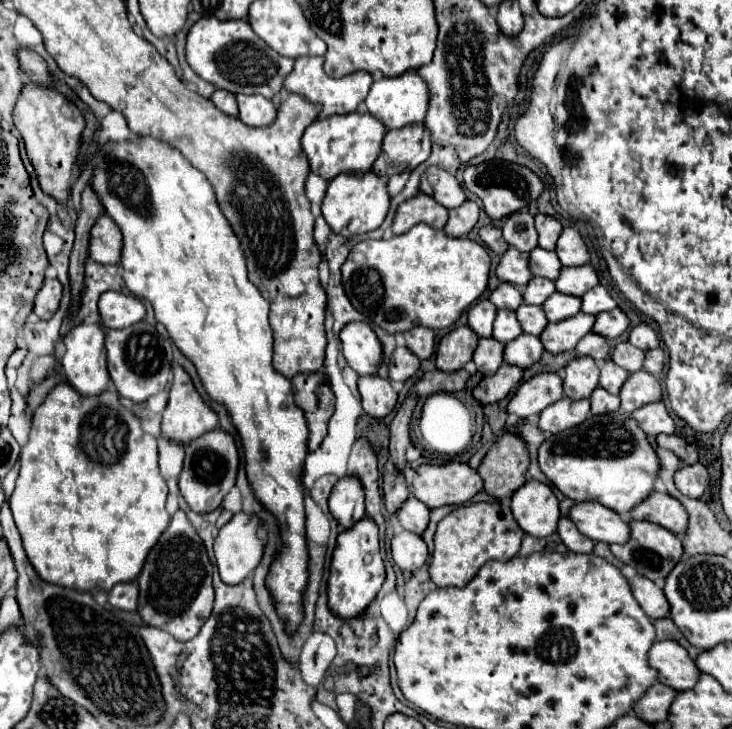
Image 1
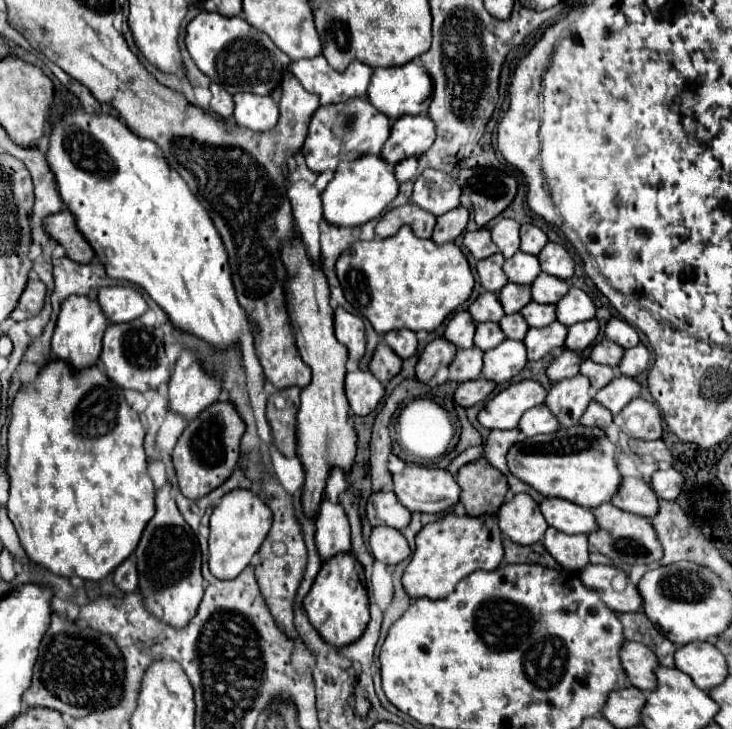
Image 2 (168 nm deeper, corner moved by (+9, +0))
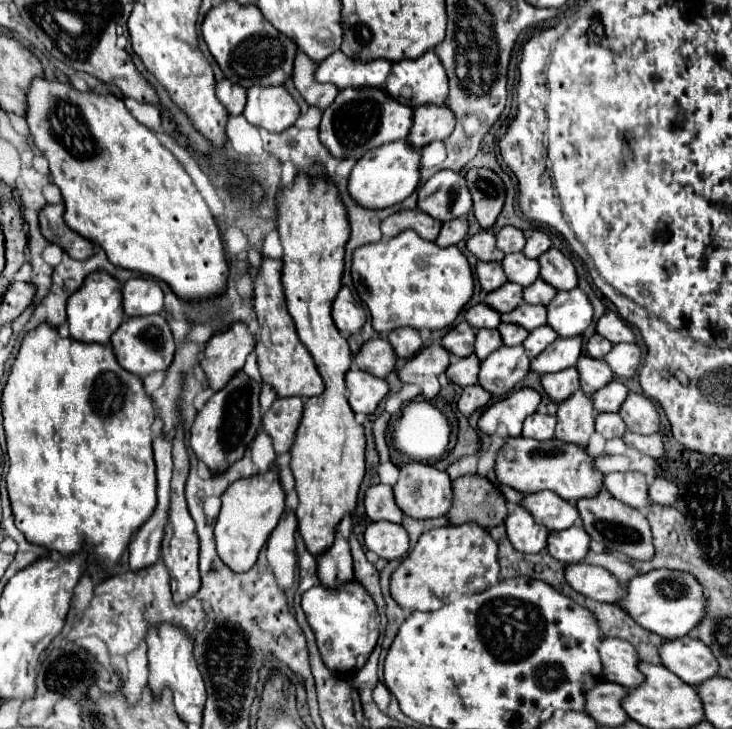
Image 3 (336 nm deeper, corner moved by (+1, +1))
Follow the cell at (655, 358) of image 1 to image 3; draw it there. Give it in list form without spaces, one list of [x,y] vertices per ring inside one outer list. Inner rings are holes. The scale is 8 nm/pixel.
[[[617,343],[605,357],[607,365],[617,377],[633,377],[641,365],[641,351],[637,343]]]

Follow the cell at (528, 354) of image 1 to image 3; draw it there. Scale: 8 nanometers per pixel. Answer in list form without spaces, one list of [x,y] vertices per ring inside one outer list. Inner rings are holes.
[[[501,347],[491,353],[479,371],[479,385],[491,395],[507,395],[529,373],[529,357],[523,347]]]

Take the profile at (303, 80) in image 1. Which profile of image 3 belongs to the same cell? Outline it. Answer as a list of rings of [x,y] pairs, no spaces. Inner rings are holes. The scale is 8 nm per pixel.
[[[343,51],[329,55],[319,63],[315,79],[319,83],[335,83],[339,89],[345,87],[385,87],[385,79],[391,73],[391,61],[359,61],[347,57]]]

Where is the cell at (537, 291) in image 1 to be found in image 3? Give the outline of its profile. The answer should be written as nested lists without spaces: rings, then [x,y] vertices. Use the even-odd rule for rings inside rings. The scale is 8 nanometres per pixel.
[[[505,283],[497,291],[491,291],[483,297],[483,303],[499,313],[509,313],[515,309],[523,299],[523,287],[515,283]]]

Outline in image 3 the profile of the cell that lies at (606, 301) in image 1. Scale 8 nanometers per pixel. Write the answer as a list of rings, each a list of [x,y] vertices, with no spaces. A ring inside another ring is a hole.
[[[579,287],[571,291],[559,291],[547,305],[547,325],[555,329],[561,339],[581,335],[591,321],[593,307]]]

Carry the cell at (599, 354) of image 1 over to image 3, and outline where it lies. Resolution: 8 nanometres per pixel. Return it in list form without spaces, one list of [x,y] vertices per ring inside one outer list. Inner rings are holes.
[[[569,367],[569,369],[563,369],[559,373],[543,375],[541,385],[543,385],[543,391],[549,397],[549,401],[559,405],[565,397],[571,397],[571,393],[575,393],[579,389],[577,369]]]

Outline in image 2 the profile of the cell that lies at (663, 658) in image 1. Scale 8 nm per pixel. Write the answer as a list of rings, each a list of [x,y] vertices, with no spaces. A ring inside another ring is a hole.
[[[627,642],[621,650],[621,662],[629,682],[635,688],[643,692],[655,690],[655,670],[659,668],[659,662],[655,662],[655,654],[651,654],[647,646],[641,646],[639,642]]]

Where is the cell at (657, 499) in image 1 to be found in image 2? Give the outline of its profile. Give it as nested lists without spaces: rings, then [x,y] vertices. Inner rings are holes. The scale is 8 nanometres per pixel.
[[[623,478],[621,488],[611,504],[645,518],[655,518],[655,514],[659,512],[659,496],[651,490],[651,484],[637,478]]]

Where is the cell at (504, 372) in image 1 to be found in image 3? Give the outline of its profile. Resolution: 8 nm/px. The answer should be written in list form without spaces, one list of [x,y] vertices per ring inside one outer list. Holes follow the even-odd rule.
[[[479,385],[465,387],[463,393],[461,393],[461,397],[459,397],[459,401],[457,401],[457,409],[459,409],[465,417],[469,417],[469,415],[475,413],[477,409],[485,407],[485,405],[489,403],[489,399],[491,399],[491,395],[489,395],[485,389],[481,389]]]

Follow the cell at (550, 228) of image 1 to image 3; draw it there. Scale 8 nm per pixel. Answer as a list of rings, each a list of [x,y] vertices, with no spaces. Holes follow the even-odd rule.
[[[525,231],[527,245],[523,247],[523,255],[537,259],[541,253],[545,253],[551,247],[551,239],[543,231]]]

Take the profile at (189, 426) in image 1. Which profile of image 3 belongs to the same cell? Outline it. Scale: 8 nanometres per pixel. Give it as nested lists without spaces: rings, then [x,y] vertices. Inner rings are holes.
[[[235,321],[225,331],[219,331],[205,345],[205,359],[201,369],[213,391],[225,387],[225,383],[245,365],[247,355],[255,347],[255,337],[247,323]]]

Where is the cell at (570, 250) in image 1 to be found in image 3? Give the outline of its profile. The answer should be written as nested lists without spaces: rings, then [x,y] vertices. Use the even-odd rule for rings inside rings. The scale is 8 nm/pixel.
[[[551,247],[537,261],[541,265],[539,277],[551,287],[555,287],[557,291],[571,291],[577,287],[577,275],[573,263],[559,249]]]

